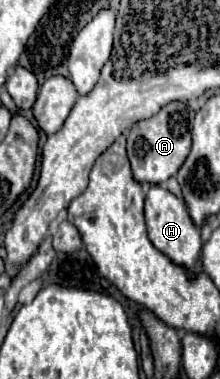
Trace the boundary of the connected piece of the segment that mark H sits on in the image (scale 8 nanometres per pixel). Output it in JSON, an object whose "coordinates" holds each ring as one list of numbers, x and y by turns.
{"coordinates":[[152,186,148,196,146,196,146,226,148,226,150,242,164,256,168,256,174,264,182,266,188,274,198,272,200,254,202,254,202,248,204,248,204,238,200,236,200,228,192,222,188,208,182,200,178,200,172,192,168,192,160,186]]}

